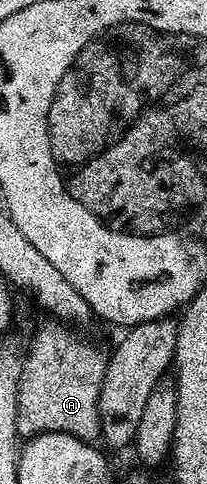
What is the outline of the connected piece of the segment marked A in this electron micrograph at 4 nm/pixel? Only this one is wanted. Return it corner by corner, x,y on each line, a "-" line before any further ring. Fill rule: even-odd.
48,322
52,324
44,324
32,336
32,345
26,348
24,365
22,366
22,378
18,382
18,430
21,437
31,438
38,436
42,432
65,432
71,436
77,436
79,440
96,442
101,439
100,435
100,391
102,390
102,382
104,375
108,369
109,353
103,352
100,348
95,348
92,344
87,344
86,341
80,340
79,331
73,330
67,323
64,322

